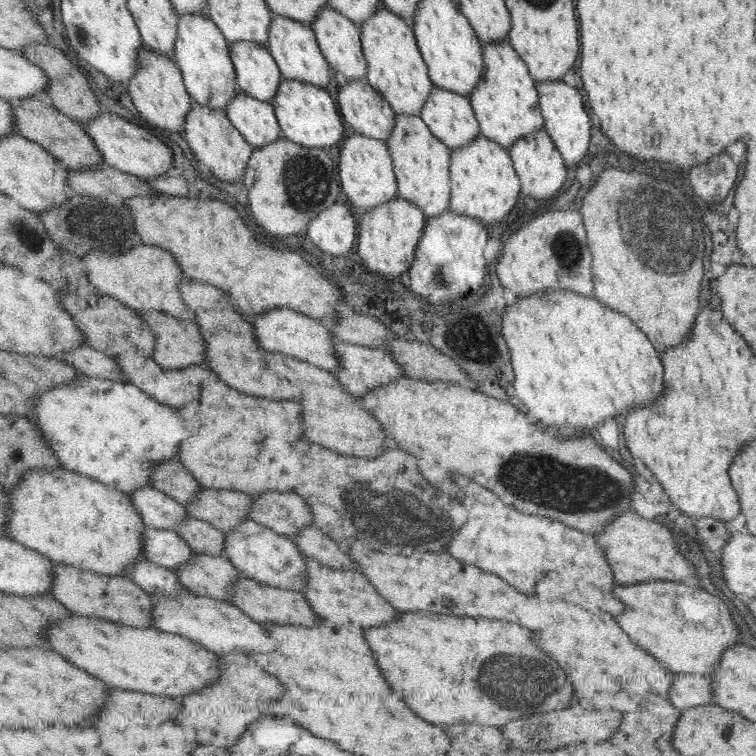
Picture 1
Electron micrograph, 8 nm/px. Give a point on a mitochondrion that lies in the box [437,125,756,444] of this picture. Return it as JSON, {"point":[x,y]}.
{"point":[654,230]}

